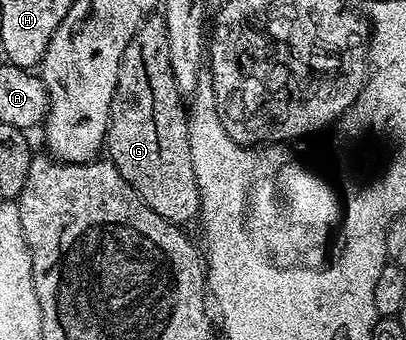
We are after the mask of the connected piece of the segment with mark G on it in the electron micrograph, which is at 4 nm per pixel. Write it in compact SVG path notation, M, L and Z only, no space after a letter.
M161 16L145 18L132 40L128 40L128 48L124 48L122 53L116 92L110 105L110 126L106 130L104 150L120 176L124 176L129 186L142 197L144 204L148 204L148 208L152 208L156 216L164 216L164 220L175 224L187 224L193 218L195 221L200 214L196 172L192 172L190 159L187 117L184 96L176 88L176 80L172 76L172 60L168 60L166 19Z

